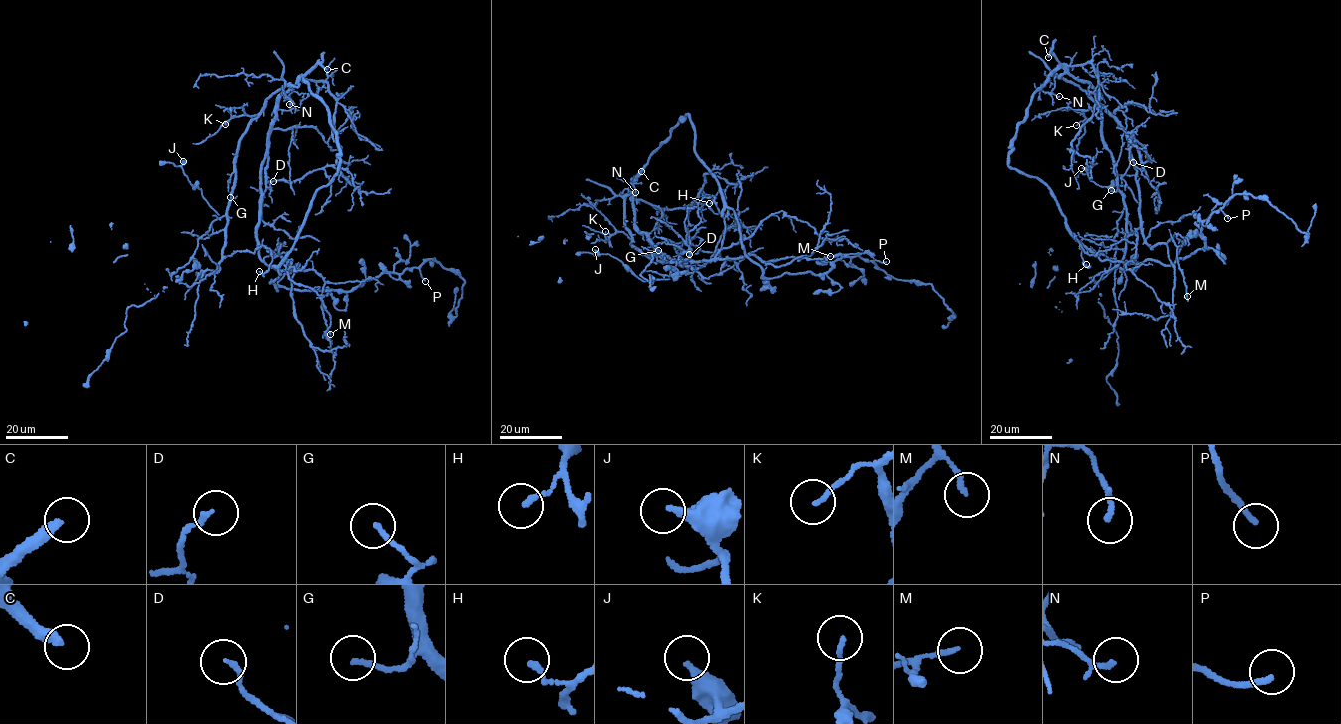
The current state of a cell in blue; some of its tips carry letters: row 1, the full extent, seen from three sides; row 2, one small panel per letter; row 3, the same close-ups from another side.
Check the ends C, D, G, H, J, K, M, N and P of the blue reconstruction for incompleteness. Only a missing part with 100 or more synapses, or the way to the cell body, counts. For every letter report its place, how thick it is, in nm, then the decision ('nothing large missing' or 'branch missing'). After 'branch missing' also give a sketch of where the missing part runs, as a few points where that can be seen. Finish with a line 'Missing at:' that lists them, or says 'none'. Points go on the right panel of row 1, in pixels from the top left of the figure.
C: (1048, 57) | 340 nm | branch missing | (1048, 57), (1041, 67), (1072, 132), (1069, 139), (1073, 152), (1067, 159), (1066, 173), (1060, 172)
D: (1133, 162) | 150 nm | nothing large missing
G: (1111, 190) | 160 nm | nothing large missing
H: (1086, 264) | 170 nm | nothing large missing
J: (1081, 168) | 320 nm | nothing large missing
K: (1076, 125) | 150 nm | nothing large missing
M: (1187, 296) | 140 nm | nothing large missing
N: (1059, 96) | 190 nm | nothing large missing
P: (1227, 218) | 180 nm | nothing large missing
Missing at: C

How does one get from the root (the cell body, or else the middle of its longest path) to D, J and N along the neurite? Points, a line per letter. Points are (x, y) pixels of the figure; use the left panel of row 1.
D: (333, 128), (327, 106), (302, 78), (282, 93), (267, 139), (265, 186), (273, 181)
J: (333, 128), (327, 106), (302, 78), (270, 95), (240, 140), (226, 216), (190, 184), (183, 161)
N: (333, 128), (327, 106), (302, 78), (297, 86), (284, 83), (282, 95), (291, 100), (289, 104)

